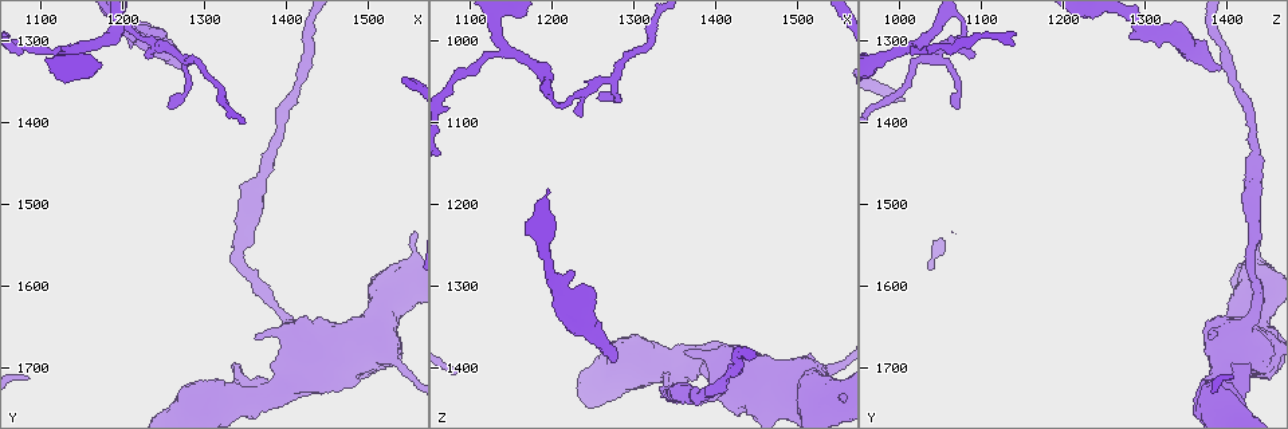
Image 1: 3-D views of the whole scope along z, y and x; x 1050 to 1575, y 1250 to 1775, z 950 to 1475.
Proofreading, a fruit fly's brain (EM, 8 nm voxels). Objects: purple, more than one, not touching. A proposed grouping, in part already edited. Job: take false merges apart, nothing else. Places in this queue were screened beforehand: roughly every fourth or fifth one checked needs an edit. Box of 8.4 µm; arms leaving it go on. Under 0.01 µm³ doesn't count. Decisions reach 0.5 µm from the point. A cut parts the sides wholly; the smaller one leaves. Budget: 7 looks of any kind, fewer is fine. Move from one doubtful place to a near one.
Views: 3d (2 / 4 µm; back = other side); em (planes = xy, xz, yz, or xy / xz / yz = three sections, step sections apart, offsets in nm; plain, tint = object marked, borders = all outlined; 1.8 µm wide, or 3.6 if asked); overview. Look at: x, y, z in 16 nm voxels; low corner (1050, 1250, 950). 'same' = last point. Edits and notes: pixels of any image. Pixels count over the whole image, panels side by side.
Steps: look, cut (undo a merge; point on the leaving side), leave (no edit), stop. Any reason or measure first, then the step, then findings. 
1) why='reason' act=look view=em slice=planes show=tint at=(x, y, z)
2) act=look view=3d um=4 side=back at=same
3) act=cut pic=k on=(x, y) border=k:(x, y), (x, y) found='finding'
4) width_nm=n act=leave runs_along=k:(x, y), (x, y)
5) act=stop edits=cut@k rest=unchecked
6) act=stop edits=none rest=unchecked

why='thick turns thin' act=look view=em slice=planes show=plain at=(1265, 1325, 1375)

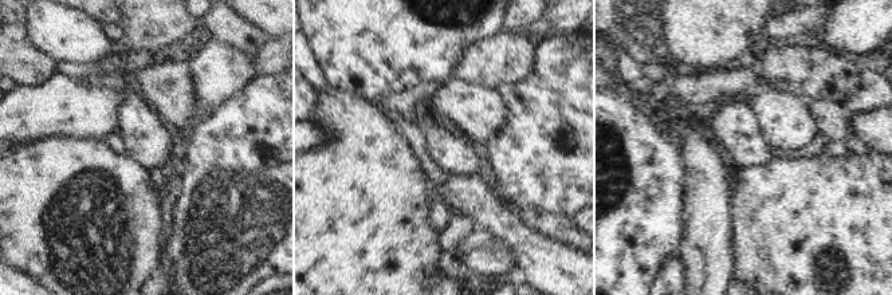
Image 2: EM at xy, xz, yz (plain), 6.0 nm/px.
act=look view=em slice=planes show=tint at=same

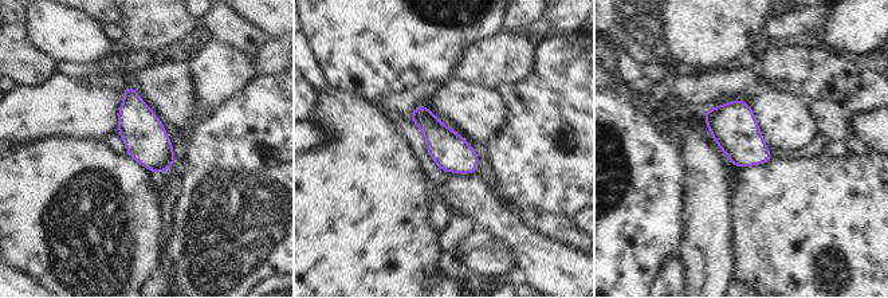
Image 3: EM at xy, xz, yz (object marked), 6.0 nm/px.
act=leave found='one neuron here'

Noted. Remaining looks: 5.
act=look view=em slice=planes show=tint at=(1375, 1450, 1430)

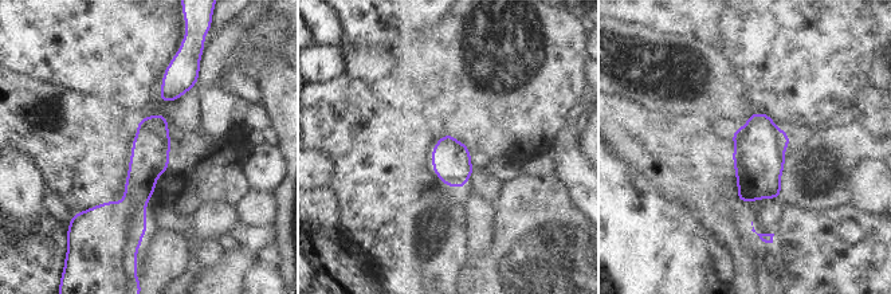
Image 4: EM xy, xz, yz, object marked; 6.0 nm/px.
width_nm=220 act=leave runs_along=4:(160, 117), (137, 191), (141, 230) found='one neuron here'

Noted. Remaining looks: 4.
why='three-way junction' act=look view=em slice=xy step=8 show=borders at=(1265, 1315, 1050)

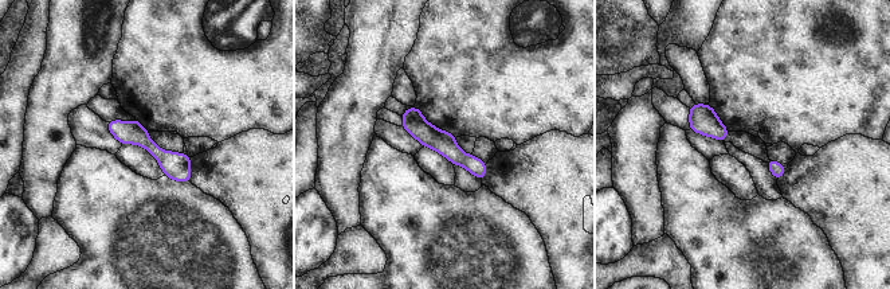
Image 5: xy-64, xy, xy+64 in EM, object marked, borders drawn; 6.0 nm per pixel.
why='another direction' act=look view=em slice=planes show=borders at=same

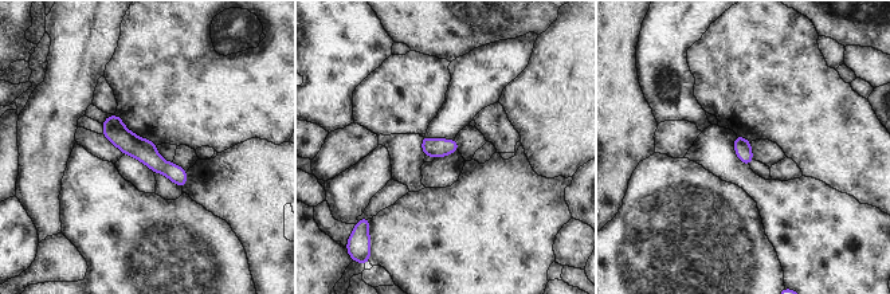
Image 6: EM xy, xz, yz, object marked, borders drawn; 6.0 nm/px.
act=cut pic=6 on=(145, 151) part_leaving=6:(113, 140), (138, 146), (181, 184) found='two neurons meet here'

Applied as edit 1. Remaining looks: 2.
act=stop edits=cut@6 rest=unchecked

